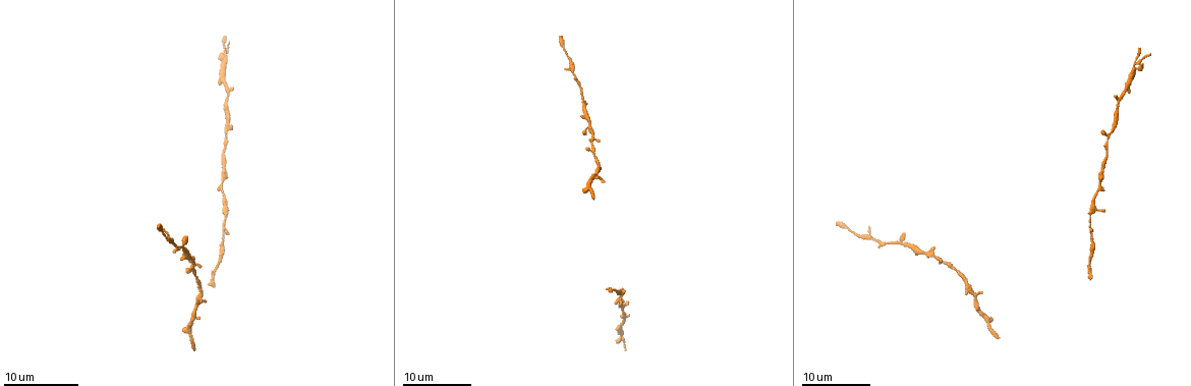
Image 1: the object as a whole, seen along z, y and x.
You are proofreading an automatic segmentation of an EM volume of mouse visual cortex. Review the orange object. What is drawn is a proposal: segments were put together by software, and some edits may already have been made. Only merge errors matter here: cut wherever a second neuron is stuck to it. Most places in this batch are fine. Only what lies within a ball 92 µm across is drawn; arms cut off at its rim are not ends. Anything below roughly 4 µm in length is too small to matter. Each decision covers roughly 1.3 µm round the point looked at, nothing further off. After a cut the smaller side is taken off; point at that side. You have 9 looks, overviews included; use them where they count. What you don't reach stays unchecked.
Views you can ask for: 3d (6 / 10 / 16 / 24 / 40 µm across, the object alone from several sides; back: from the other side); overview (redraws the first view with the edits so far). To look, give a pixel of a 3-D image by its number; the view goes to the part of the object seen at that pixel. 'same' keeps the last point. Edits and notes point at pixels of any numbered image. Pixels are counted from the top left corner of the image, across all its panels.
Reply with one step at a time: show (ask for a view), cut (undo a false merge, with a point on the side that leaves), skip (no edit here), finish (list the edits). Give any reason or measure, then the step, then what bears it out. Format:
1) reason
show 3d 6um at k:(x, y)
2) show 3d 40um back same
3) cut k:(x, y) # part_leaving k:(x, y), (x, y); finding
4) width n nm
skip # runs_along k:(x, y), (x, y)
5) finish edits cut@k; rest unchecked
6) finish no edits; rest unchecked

calibre changes
show 3d 16um at 1:(583, 104)

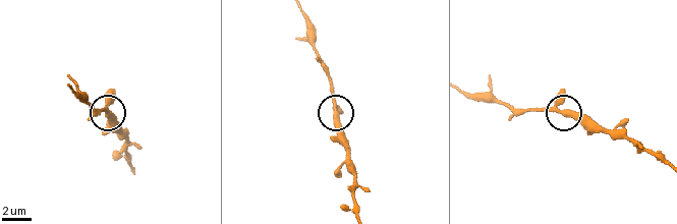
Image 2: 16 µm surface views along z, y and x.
show 3d 10um at 2:(335, 112)

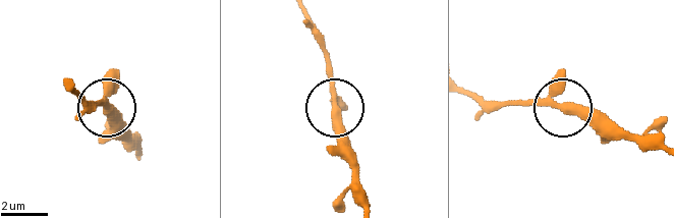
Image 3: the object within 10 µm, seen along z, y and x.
skip # runs_along 3:(134, 155), (107, 108), (100, 106); all the same neuron

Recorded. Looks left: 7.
four-way junction
show 3d 16um at 1:(1140, 61)

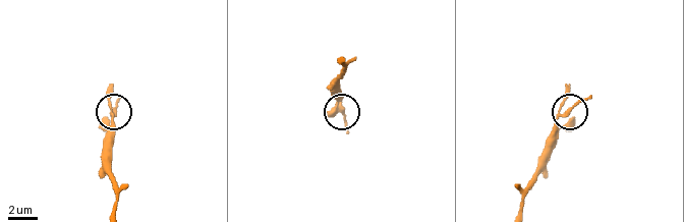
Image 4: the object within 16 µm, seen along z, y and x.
show 3d 10um at 4:(340, 107)

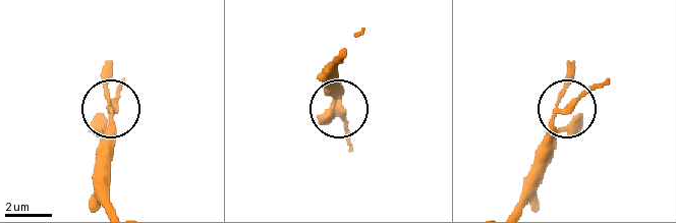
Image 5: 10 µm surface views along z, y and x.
arms 4
skip # runs_along 5:(109, 202), (111, 110); one neuron here

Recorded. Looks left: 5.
three-way junction
show 3d 16um at 1:(625, 322)

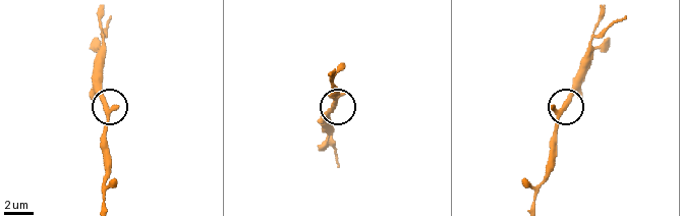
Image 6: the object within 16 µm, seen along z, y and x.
closer look
show 3d 10um at 6:(333, 105)

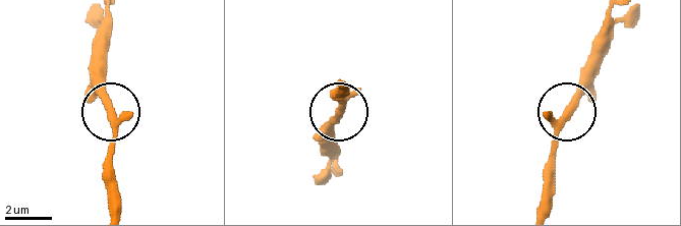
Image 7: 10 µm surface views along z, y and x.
closer look
show 3d 6um at 7:(110, 112)

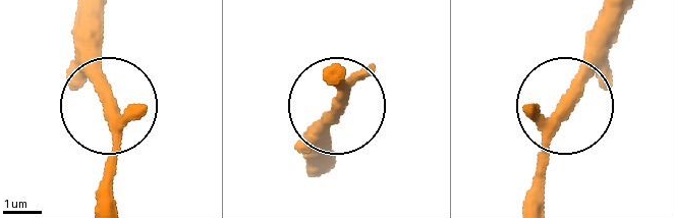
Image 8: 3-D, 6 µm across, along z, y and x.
arms 3
skip # all the same neuron

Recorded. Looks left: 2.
finish no edits; rest unchecked

